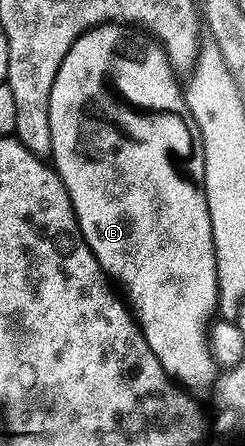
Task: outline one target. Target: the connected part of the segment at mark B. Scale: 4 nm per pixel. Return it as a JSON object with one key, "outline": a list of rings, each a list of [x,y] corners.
{"outline":[[[104,24],[86,30],[65,52],[65,60],[61,60],[61,68],[57,68],[57,76],[53,80],[53,88],[49,96],[49,132],[51,133],[50,161],[53,163],[59,178],[65,184],[65,192],[69,192],[69,200],[73,204],[73,212],[77,216],[77,224],[81,228],[81,236],[85,244],[97,256],[103,273],[108,279],[123,285],[126,305],[134,319],[139,323],[149,348],[153,348],[153,356],[161,360],[161,368],[175,379],[176,383],[199,390],[202,386],[210,387],[217,378],[215,359],[211,356],[209,345],[209,327],[216,317],[219,304],[219,285],[217,284],[217,260],[213,248],[213,228],[209,220],[209,204],[203,191],[203,151],[197,148],[197,138],[193,133],[193,123],[187,112],[187,99],[178,82],[176,71],[171,69],[171,61],[162,47],[157,44],[142,46],[135,38],[130,38],[128,27],[123,24]]]}

